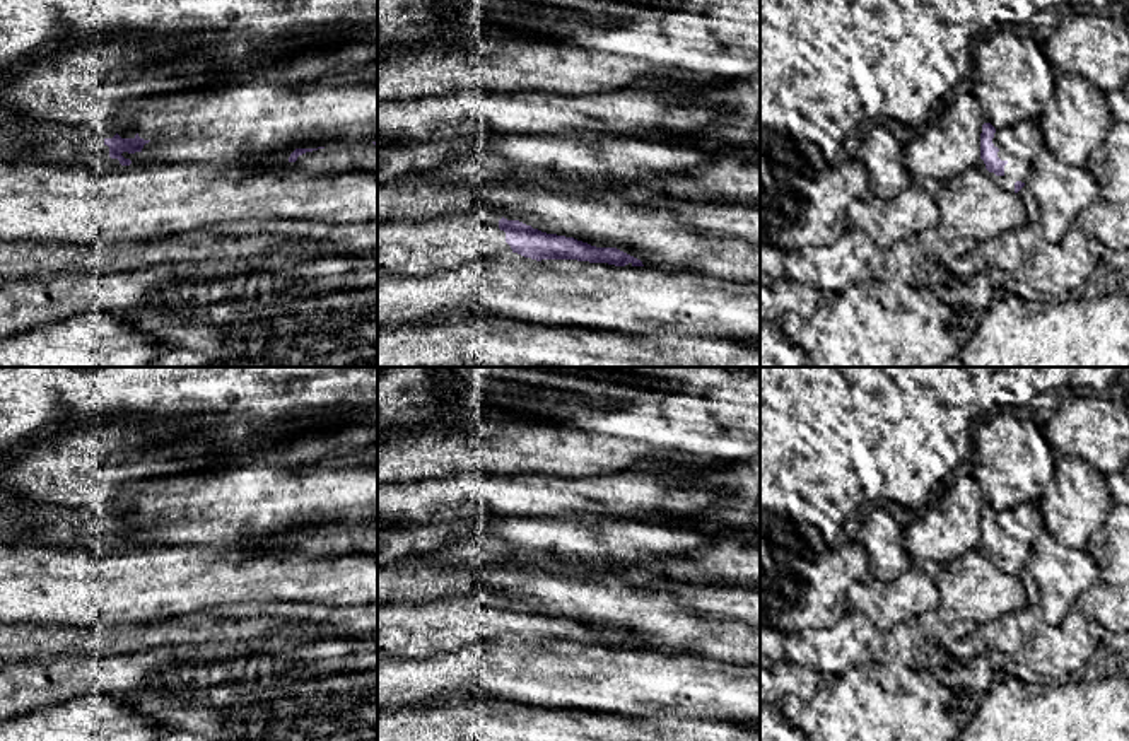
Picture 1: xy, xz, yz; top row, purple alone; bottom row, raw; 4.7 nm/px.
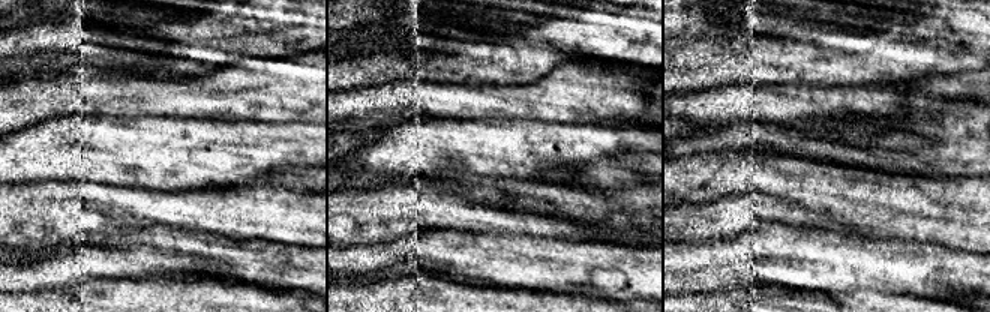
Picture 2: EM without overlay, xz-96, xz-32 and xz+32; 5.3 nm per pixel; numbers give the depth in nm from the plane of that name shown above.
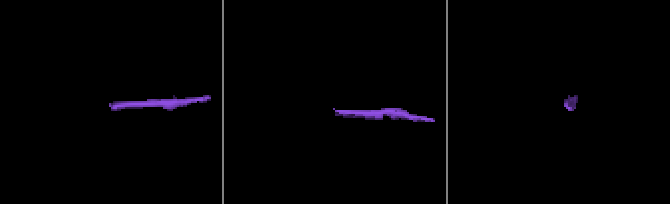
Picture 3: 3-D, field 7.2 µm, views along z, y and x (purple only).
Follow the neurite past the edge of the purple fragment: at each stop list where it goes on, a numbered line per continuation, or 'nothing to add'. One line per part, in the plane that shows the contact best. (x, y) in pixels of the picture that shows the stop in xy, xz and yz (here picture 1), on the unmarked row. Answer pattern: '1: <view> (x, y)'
1: yz (1020, 526)

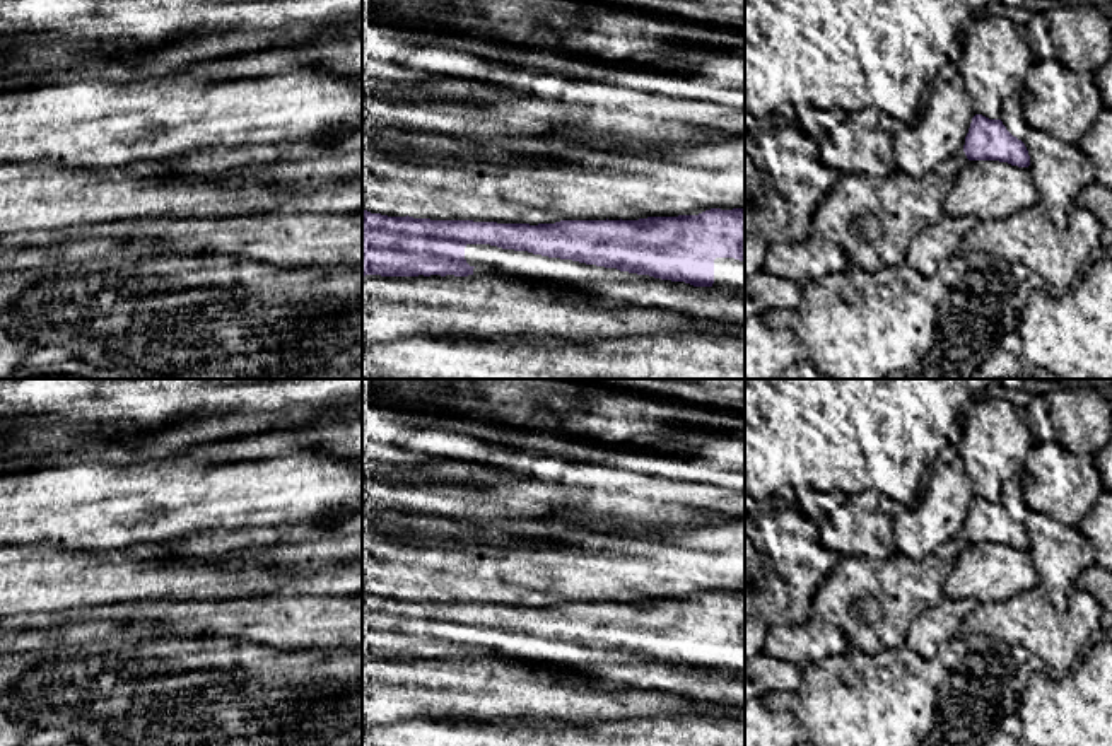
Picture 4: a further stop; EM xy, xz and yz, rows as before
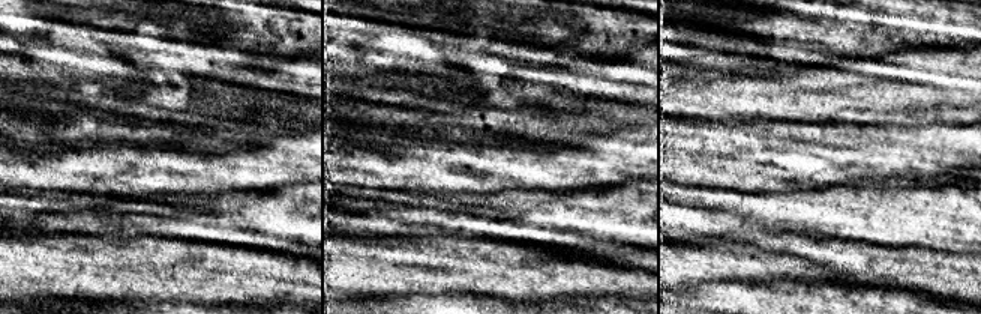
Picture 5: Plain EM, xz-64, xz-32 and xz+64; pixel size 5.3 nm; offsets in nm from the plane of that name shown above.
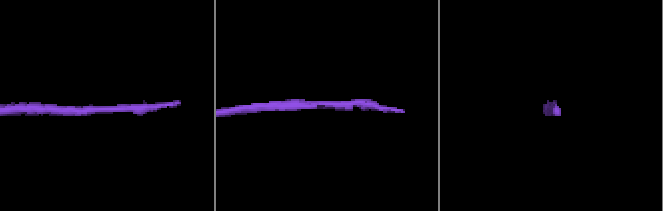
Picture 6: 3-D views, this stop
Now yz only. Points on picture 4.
nothing to add

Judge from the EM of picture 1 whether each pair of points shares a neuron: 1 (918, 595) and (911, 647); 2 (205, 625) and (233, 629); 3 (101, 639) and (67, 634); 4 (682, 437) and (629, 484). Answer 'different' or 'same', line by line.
1: different
2: same
3: same
4: different

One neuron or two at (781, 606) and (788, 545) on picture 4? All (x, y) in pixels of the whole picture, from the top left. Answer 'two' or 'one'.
one

